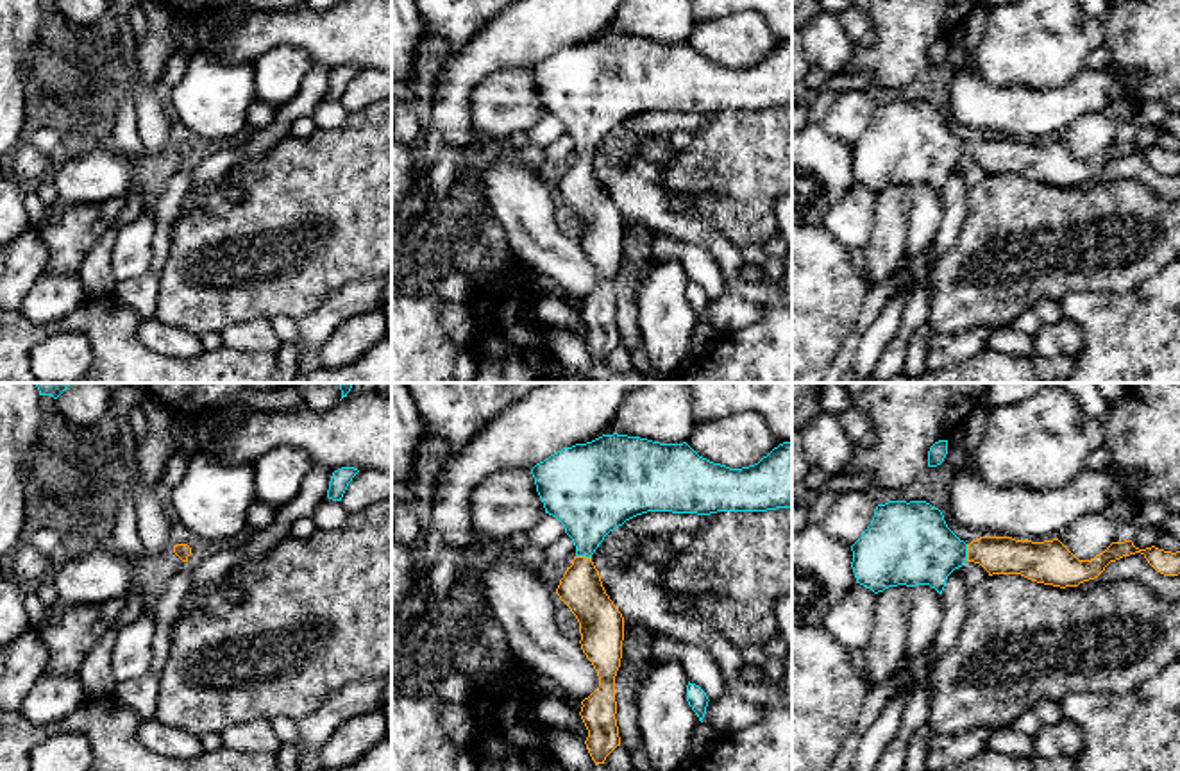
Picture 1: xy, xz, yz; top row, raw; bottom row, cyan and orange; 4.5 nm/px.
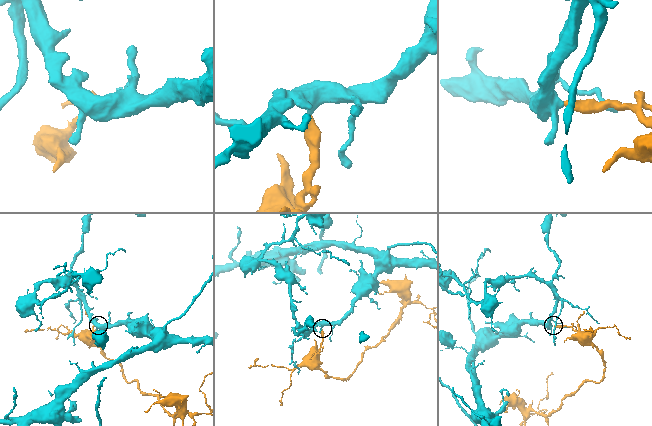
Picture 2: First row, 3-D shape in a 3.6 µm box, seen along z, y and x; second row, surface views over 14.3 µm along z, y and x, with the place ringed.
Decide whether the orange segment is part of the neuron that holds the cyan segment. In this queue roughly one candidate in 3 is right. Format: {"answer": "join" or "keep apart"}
{"answer": "join"}

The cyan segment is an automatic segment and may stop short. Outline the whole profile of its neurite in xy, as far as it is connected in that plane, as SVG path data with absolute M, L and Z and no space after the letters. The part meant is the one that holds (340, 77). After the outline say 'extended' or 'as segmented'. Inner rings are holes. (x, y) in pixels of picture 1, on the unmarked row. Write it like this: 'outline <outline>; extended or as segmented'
outline M341 66L333 72L331 80L329 80L329 89L327 97L333 100L341 100L349 82L359 70L354 66Z; as segmented

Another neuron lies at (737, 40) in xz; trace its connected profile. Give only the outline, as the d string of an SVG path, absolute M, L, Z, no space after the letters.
M756 11L697 20L687 43L703 57L742 68L758 63L781 41Z

